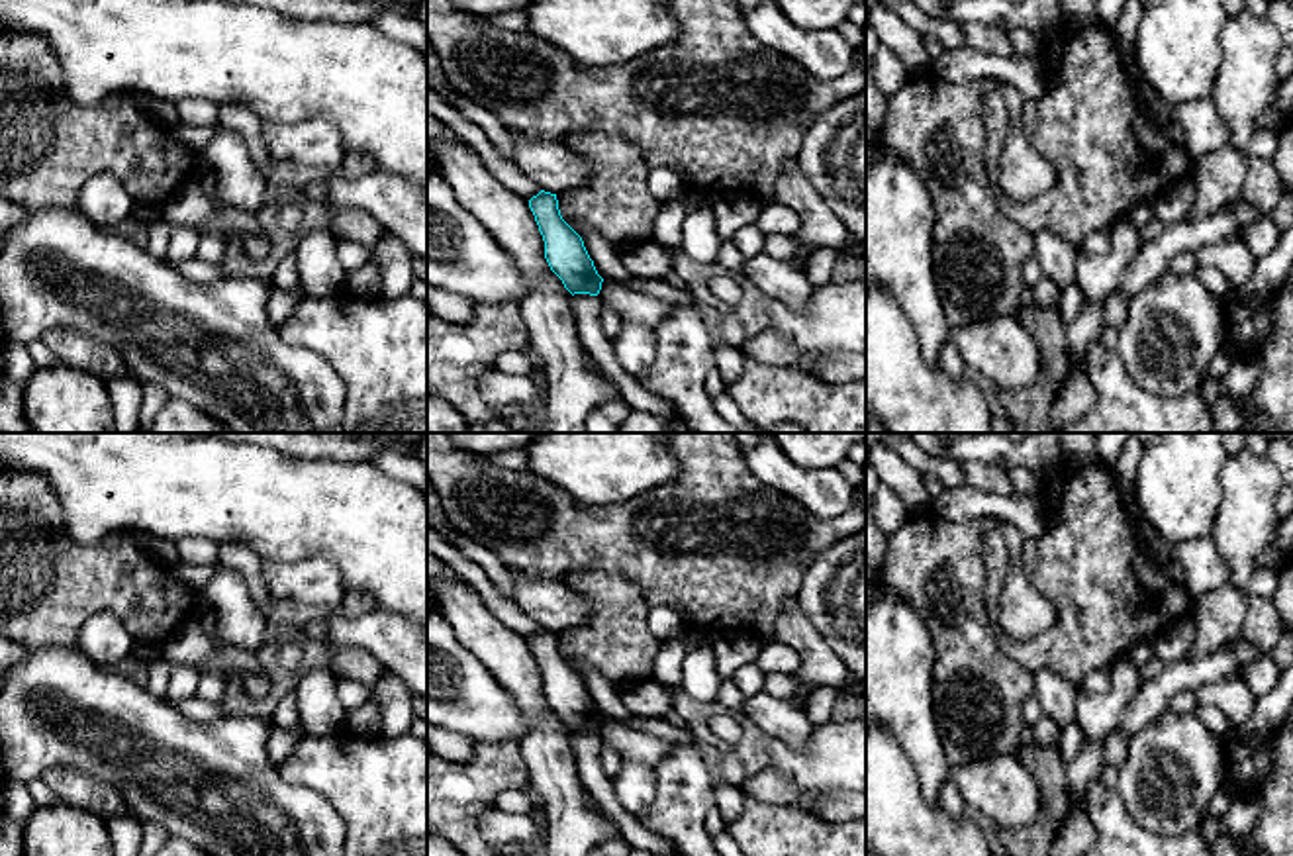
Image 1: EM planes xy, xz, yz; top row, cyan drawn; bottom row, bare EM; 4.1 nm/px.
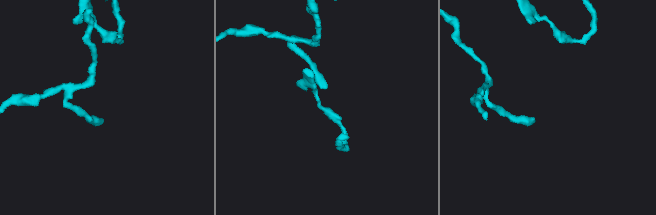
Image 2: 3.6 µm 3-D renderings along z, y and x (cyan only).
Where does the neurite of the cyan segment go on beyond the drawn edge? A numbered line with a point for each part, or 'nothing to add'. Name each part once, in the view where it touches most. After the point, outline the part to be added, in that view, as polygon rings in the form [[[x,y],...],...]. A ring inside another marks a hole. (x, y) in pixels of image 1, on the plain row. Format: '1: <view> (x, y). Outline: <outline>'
nothing to add

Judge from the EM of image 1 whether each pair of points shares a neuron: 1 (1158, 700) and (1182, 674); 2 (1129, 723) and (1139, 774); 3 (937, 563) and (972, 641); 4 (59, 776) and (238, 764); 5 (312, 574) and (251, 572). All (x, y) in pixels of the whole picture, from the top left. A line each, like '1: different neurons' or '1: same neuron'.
1: same neuron
2: different neurons
3: same neuron
4: different neurons
5: different neurons

